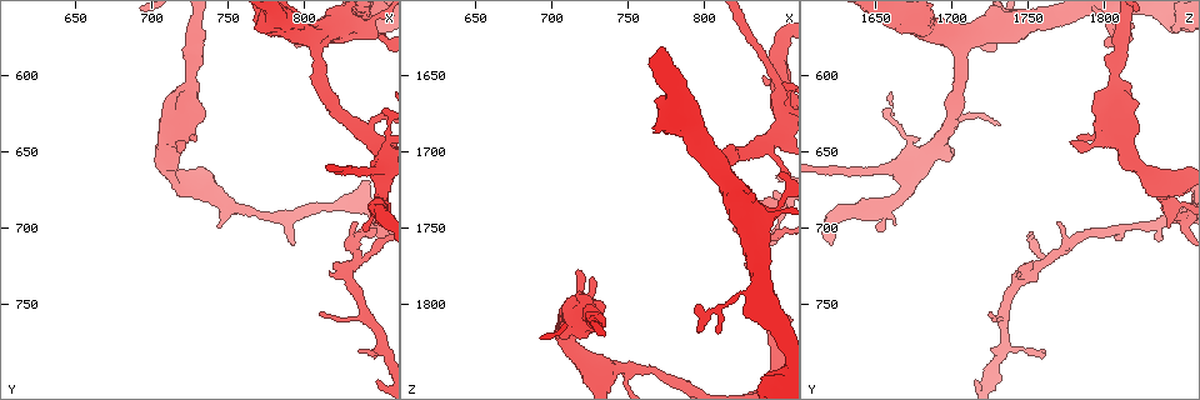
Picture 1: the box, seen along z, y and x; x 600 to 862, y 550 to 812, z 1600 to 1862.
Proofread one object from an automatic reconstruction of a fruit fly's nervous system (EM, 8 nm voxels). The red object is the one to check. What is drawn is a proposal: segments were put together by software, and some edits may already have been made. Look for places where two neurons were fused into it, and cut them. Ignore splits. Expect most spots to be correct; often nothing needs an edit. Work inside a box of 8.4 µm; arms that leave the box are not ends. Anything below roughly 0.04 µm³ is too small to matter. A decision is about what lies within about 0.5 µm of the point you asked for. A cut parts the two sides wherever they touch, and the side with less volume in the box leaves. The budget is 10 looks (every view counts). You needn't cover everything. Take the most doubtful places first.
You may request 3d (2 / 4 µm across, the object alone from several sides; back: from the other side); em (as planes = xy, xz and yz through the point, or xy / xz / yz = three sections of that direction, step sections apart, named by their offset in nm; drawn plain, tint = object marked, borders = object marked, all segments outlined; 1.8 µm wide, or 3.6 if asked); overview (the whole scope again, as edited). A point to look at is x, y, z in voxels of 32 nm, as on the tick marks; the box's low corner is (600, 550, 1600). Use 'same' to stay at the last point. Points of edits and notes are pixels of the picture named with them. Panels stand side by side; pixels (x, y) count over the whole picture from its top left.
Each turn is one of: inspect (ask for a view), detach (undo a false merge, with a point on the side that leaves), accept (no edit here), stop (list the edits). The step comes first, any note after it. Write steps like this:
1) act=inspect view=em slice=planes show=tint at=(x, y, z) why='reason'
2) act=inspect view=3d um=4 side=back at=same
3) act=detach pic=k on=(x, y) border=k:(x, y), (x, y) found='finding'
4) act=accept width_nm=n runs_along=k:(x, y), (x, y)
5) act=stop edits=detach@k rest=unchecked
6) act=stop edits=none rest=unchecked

act=inspect view=3d um=4 at=(838, 570, 1740) why='sudden change in width'

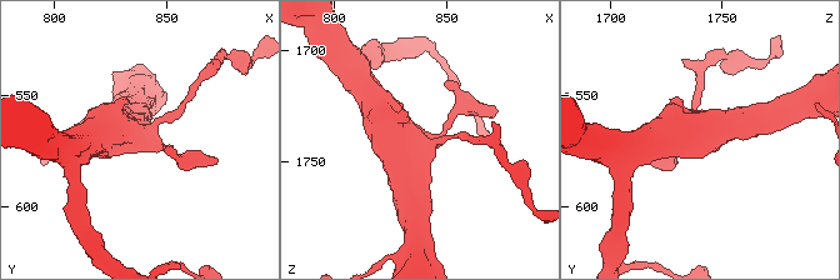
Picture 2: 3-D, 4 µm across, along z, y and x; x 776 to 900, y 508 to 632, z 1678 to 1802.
act=inspect view=em um=3.6 slice=xz step=4 show=tint at=(837, 569, 1739) arms=4 why='now the EM'

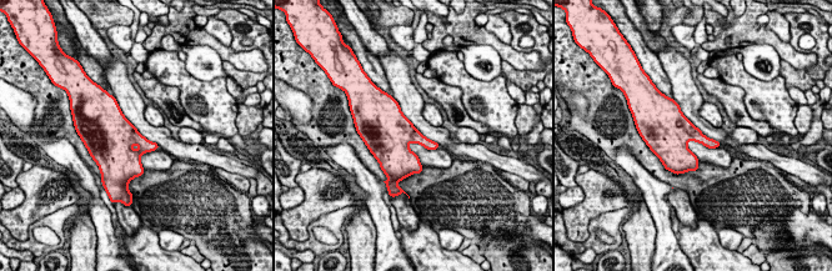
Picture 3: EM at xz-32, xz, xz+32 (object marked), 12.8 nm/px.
act=inspect view=em um=3.6 slice=planes show=tint at=same why='cut it another way'

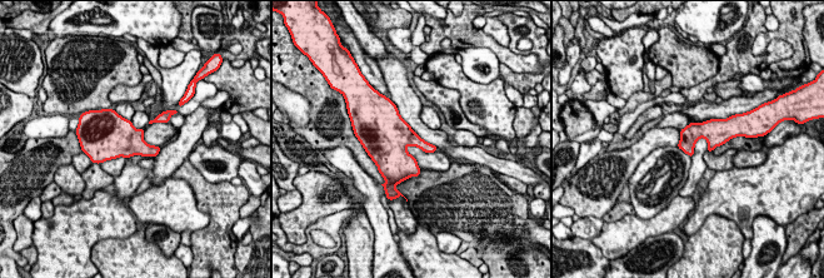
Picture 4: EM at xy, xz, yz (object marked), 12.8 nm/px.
act=accept width_nm=240 found='one neuron here'

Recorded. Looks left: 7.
act=inspect view=em um=3.6 slice=planes show=plain at=(706, 660, 1824)

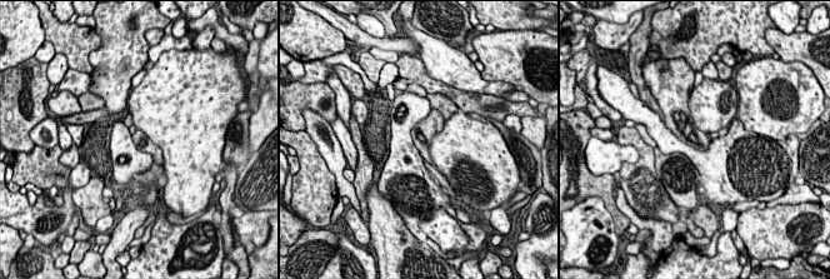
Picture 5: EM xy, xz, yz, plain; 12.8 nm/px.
act=inspect view=em um=3.6 slice=planes show=tint at=same why='where the object lies'

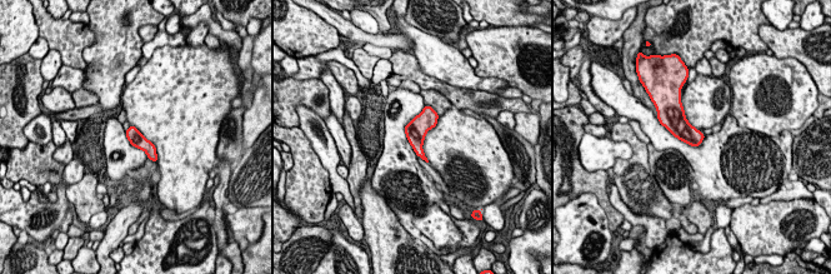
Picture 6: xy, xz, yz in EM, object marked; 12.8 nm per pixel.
act=accept found='one neuron here'

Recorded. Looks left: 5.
act=inspect view=3d um=4 at=(722, 606, 1808) why='calibre changes'

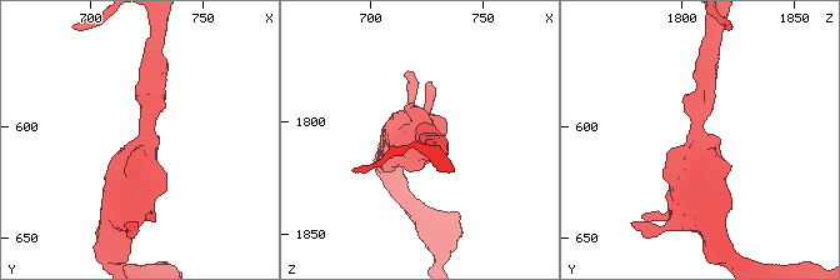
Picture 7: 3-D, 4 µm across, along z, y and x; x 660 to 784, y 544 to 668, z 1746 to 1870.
act=inspect view=em um=3.6 slice=xz step=16 show=tint at=(723, 609, 1808) arm_widths_nm=240,600 why='shape alone is not enough'

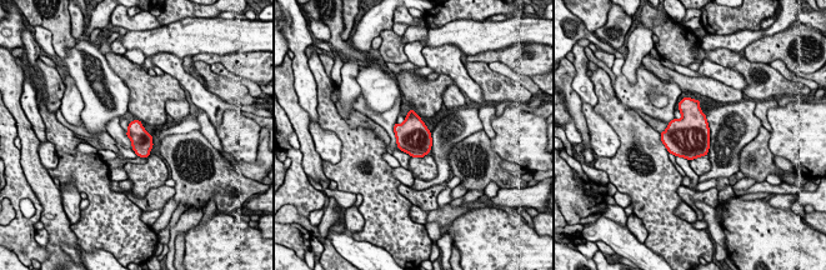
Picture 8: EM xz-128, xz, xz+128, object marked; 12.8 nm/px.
act=inspect view=em um=3.6 slice=planes show=borders at=same

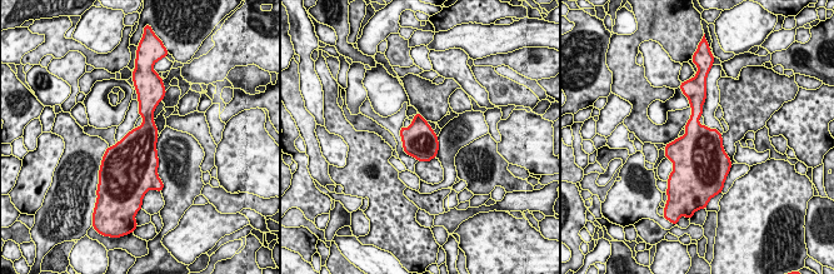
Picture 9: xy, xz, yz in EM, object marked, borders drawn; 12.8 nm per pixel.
act=accept found='continuous, no second neuron'

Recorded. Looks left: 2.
act=inspect view=em slice=planes show=tint at=(836, 636, 1698) why='small branch off a trunk'

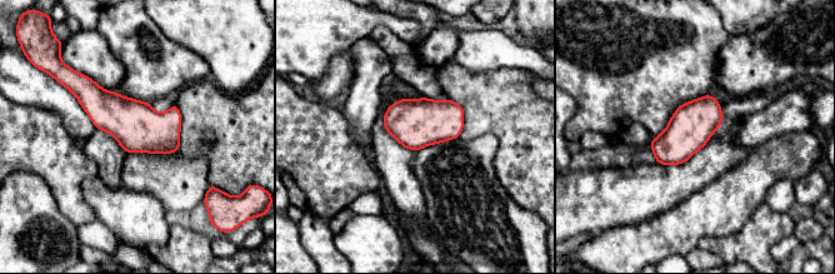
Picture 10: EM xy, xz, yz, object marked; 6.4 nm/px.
act=accept found='all the same neuron'

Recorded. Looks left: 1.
act=stop edits=none rest=unchecked

